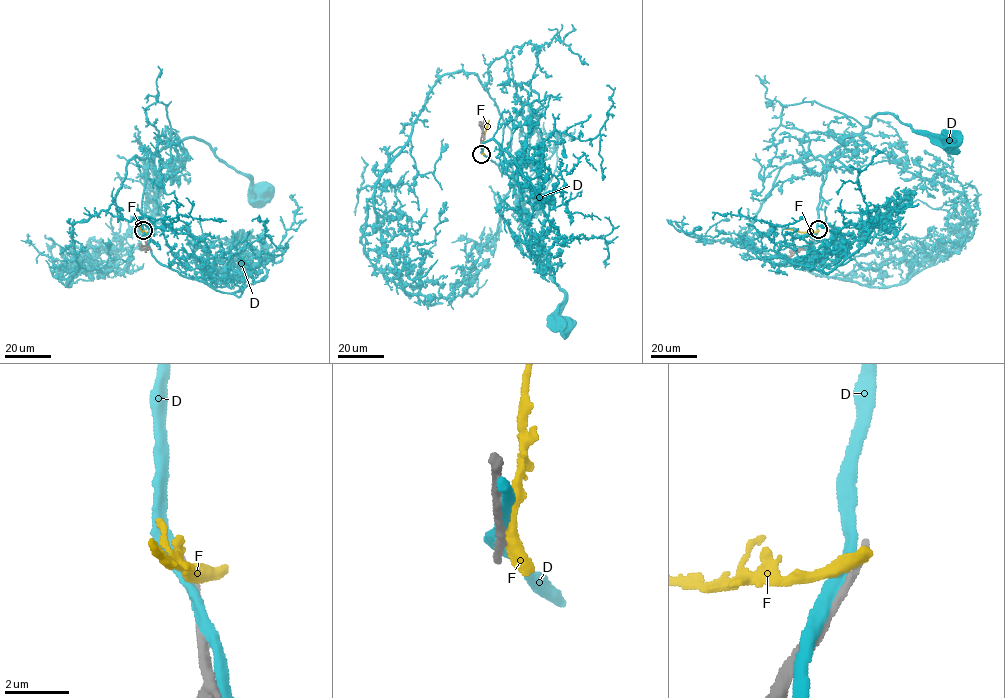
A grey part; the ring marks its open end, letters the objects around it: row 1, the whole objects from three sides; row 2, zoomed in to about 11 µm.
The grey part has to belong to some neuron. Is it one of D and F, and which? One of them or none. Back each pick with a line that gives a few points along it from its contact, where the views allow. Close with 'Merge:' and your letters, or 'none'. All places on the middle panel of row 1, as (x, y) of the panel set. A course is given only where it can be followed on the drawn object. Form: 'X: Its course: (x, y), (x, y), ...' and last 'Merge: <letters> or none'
Merge: none

